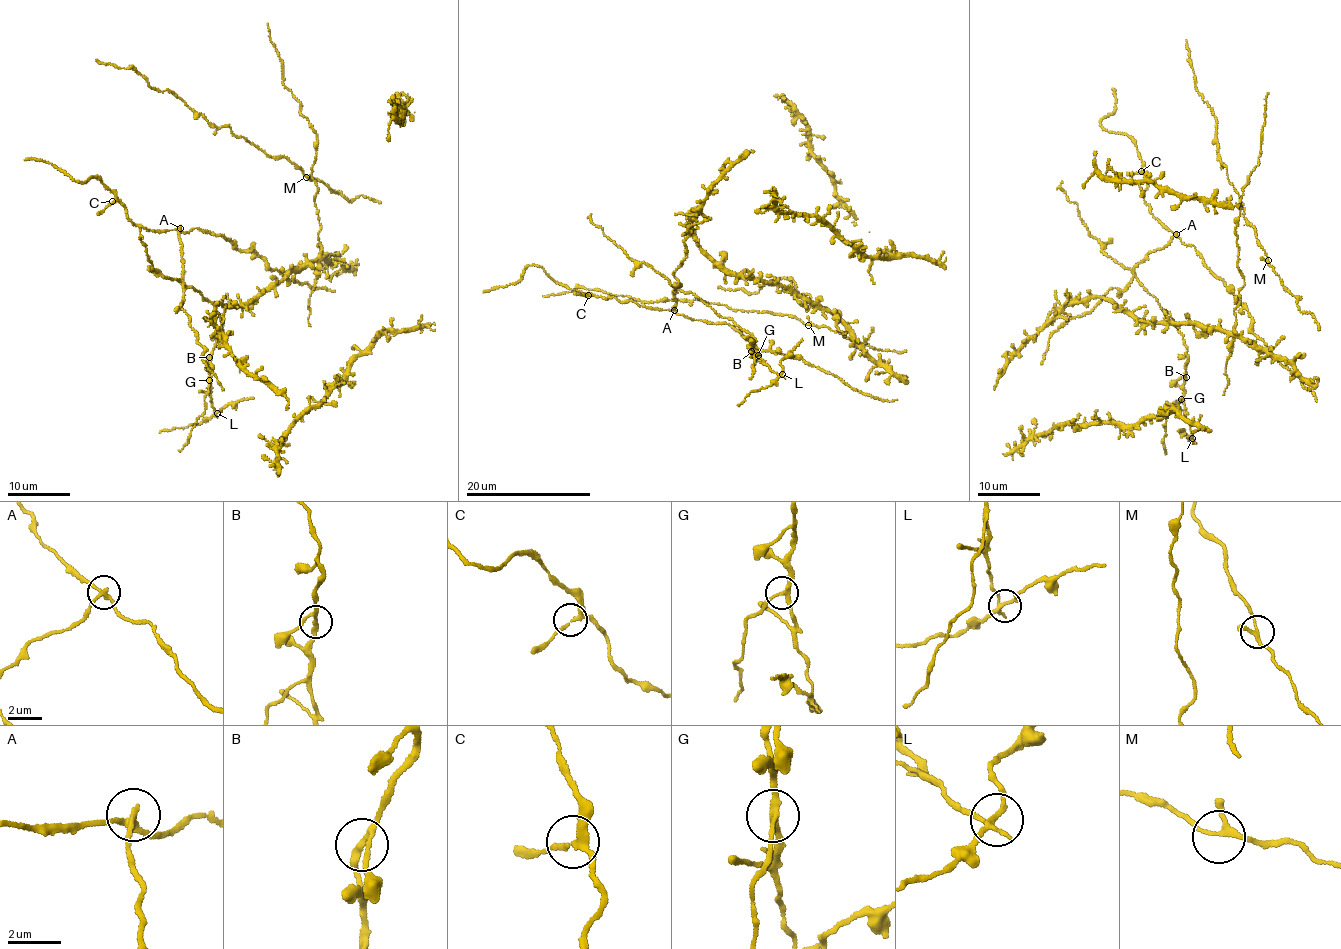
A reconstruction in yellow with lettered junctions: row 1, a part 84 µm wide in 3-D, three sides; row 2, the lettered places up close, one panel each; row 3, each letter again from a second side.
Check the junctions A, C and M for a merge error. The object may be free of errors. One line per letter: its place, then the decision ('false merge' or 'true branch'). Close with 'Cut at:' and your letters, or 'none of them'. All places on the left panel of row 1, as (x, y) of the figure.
A: at (180, 228); false merge
C: at (112, 201); true branch
M: at (306, 177); true branch
Cut at: A

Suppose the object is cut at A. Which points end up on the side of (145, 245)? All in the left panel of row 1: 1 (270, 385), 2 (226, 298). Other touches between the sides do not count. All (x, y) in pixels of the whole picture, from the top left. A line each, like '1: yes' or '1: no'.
1: no
2: no

